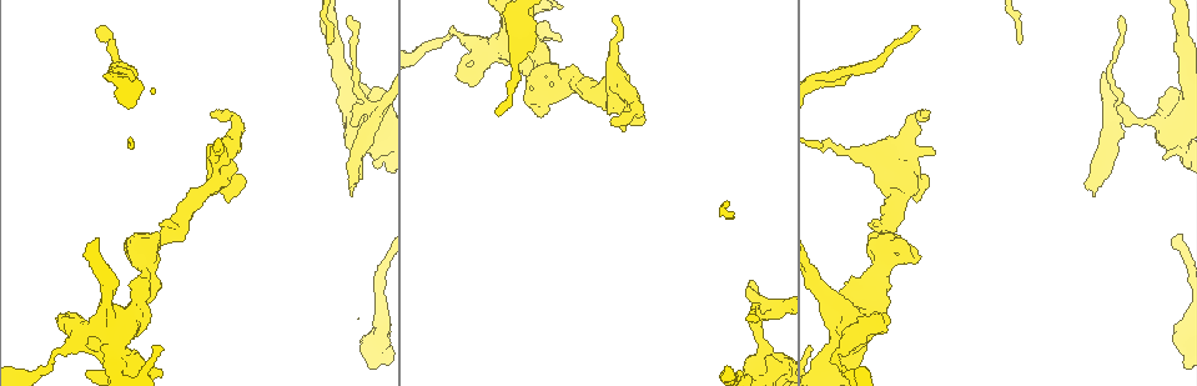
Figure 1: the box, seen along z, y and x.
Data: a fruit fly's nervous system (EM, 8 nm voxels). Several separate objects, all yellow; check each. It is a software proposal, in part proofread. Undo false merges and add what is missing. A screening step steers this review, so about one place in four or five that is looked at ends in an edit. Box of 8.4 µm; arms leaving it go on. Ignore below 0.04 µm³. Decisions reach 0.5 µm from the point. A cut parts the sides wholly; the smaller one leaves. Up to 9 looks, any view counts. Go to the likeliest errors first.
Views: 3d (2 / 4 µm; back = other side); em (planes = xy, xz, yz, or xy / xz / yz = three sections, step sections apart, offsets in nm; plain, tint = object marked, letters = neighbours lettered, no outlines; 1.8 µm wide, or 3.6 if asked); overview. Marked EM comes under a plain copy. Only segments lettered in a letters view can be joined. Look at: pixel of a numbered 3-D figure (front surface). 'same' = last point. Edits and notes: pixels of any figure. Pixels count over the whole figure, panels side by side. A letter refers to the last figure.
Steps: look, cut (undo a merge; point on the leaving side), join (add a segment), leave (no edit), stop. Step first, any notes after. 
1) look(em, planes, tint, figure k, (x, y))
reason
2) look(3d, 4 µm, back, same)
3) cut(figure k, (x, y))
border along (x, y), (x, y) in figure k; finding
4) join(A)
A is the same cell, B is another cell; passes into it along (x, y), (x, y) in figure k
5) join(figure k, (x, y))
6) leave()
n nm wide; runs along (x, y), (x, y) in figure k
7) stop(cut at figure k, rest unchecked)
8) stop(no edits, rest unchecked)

look(em, planes, letters, figure 1, (528, 93))

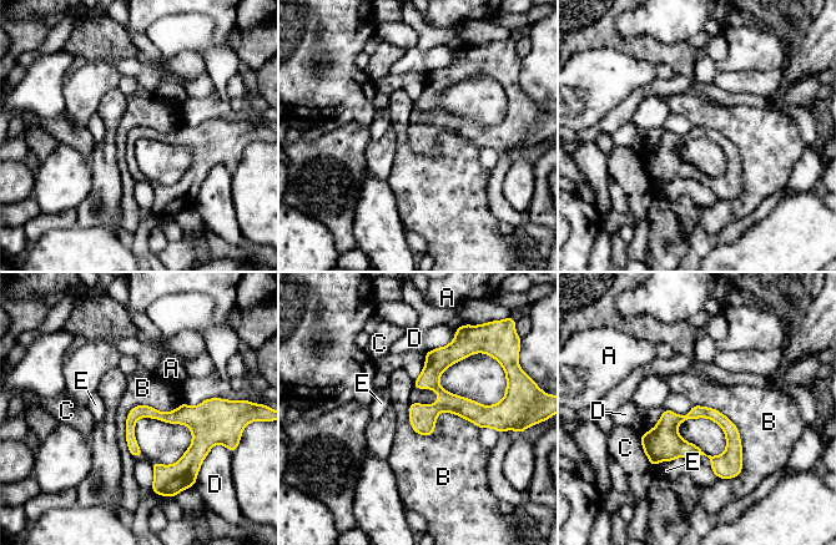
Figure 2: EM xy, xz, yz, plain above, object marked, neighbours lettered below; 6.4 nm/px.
leave()
A, B, C, D and E are other cells; runs along (644, 438), (704, 453), (736, 472) in figure 2; none of them fits

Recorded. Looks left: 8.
look(em, planes, letters, figure 1, (916, 27))
thin end

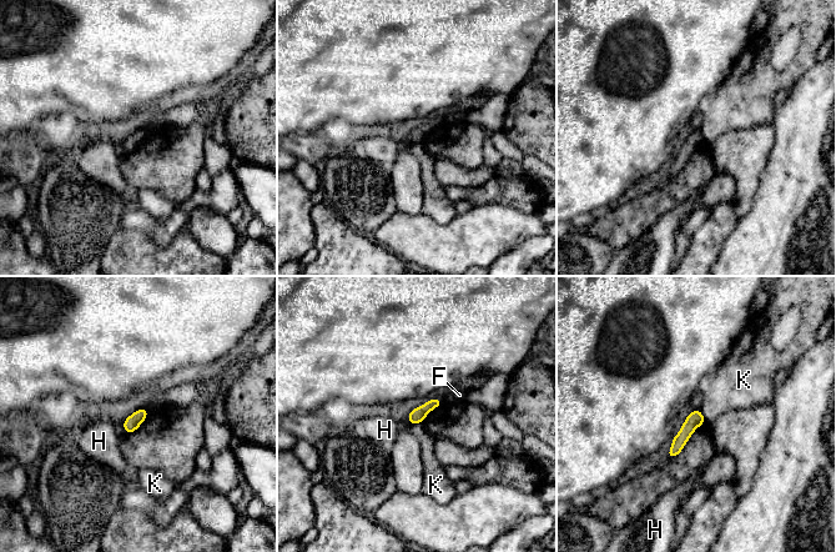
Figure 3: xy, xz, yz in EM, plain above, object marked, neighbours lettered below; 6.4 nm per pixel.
leave()
K touches over 90 nm; F, H and K are other cells; border along (408, 422), (421, 423) in figure 3; none of them fits

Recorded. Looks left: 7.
look(3d, 2 µm, figure 1, (211, 117))
free end

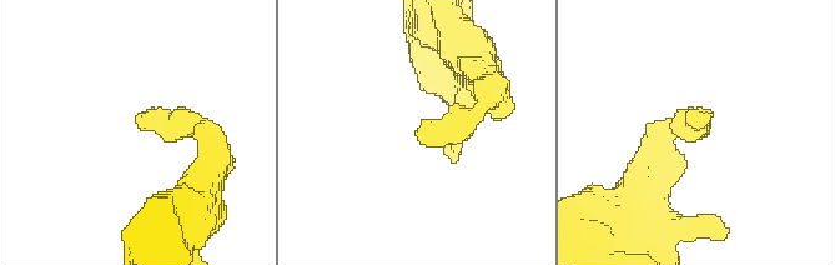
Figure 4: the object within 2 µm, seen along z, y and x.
look(em, 3.6 µm, planes, letters, figure 4, (704, 122))
now the EM

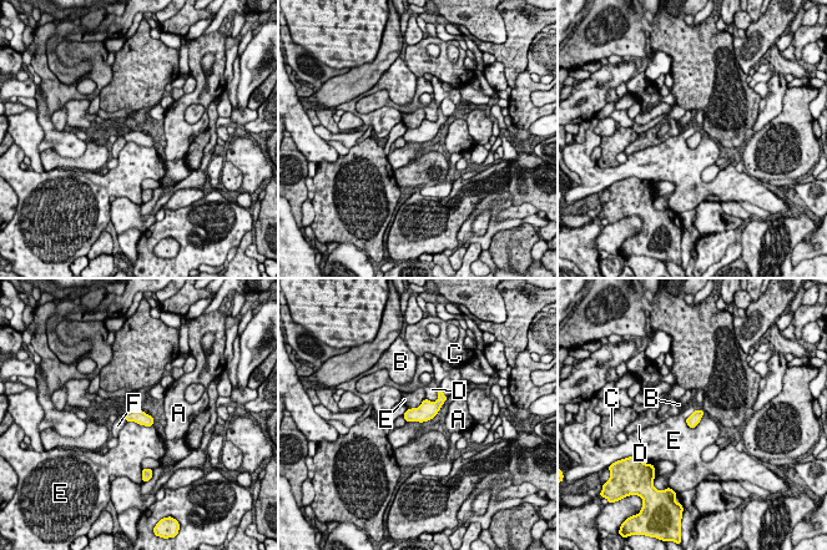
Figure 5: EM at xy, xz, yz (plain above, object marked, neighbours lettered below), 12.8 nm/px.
leave()
A, B, C, D, E and F are other cells; border along (704, 413), (694, 427), (686, 424) in figure 5; none of them fits

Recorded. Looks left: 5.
look(3d, 2 µm, back, figure 1, (87, 371))
branch stops here

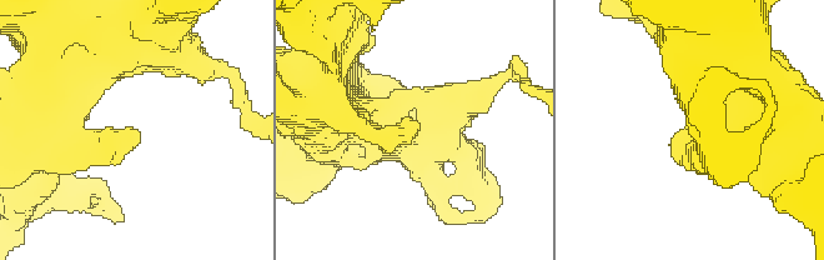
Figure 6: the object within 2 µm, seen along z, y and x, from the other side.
look(em, planes, letters, figure 6, (414, 129))

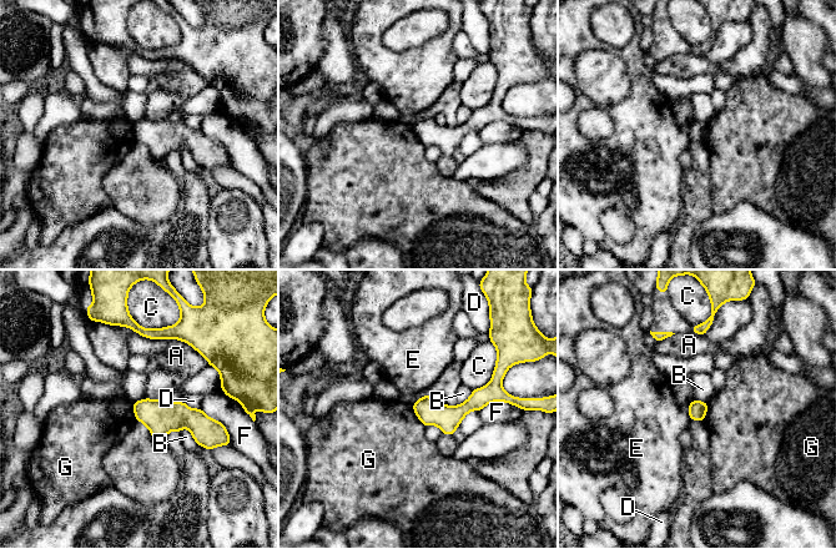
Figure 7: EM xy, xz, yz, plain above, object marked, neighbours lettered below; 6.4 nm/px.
leave()
A, B, C, D, E, F and G are other cells; none of them fits

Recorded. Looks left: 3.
stop(no edits, rest unchecked)

